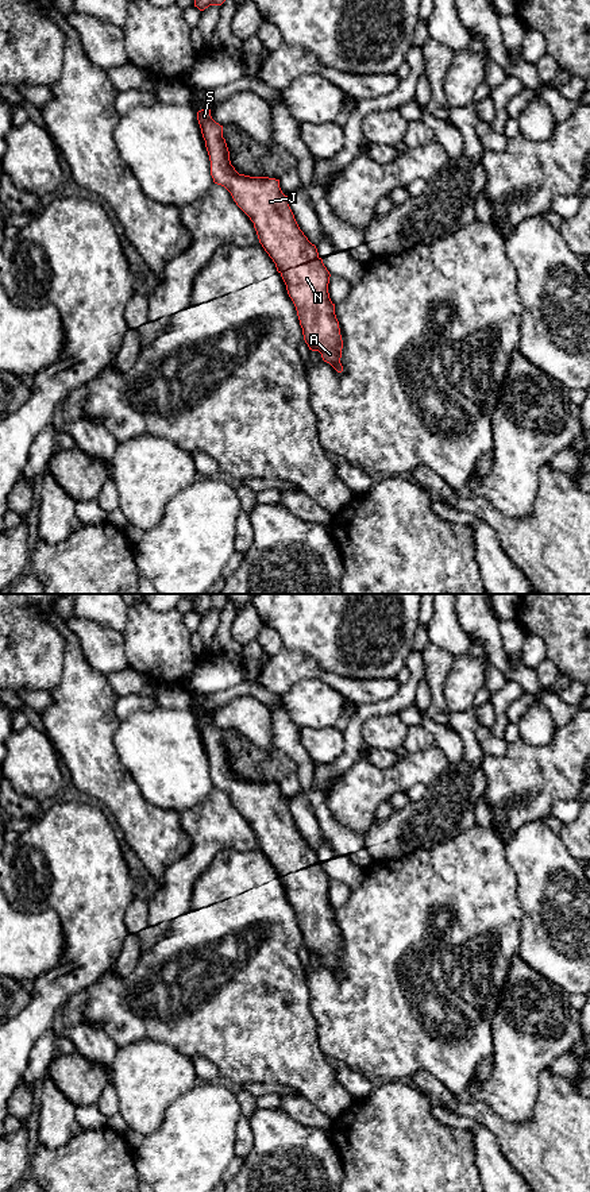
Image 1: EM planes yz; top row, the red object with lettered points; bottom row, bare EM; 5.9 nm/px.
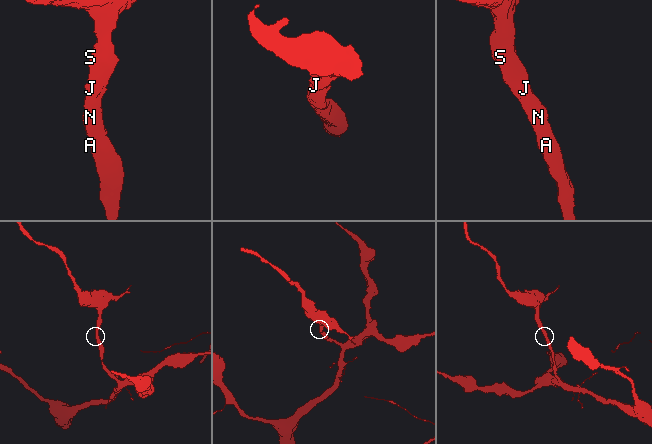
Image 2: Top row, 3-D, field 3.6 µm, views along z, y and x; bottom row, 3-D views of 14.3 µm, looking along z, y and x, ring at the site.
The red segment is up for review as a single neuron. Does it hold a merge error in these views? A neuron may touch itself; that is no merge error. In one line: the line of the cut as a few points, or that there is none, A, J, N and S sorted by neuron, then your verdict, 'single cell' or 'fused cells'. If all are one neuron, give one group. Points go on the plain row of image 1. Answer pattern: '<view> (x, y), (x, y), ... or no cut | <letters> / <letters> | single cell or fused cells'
no cut | A J N S | single cell

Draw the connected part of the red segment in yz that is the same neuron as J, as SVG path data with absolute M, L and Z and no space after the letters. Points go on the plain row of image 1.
M211 714L198 715L197 725L213 787L224 791L254 828L259 848L275 868L296 911L305 948L342 977L343 945L328 898L331 879L316 850L300 834L279 784L239 779L230 765L223 730L212 724Z

